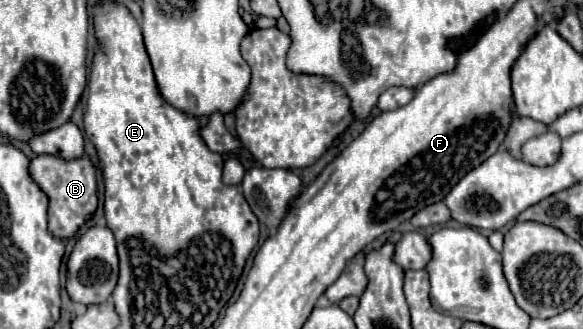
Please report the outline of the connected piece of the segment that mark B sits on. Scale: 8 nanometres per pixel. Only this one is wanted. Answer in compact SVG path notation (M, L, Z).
M44 154L36 156L30 162L30 176L34 182L46 192L50 200L48 208L48 230L52 236L66 240L70 238L86 220L92 218L92 214L98 208L98 184L96 184L96 166L88 156L64 160L60 156Z

